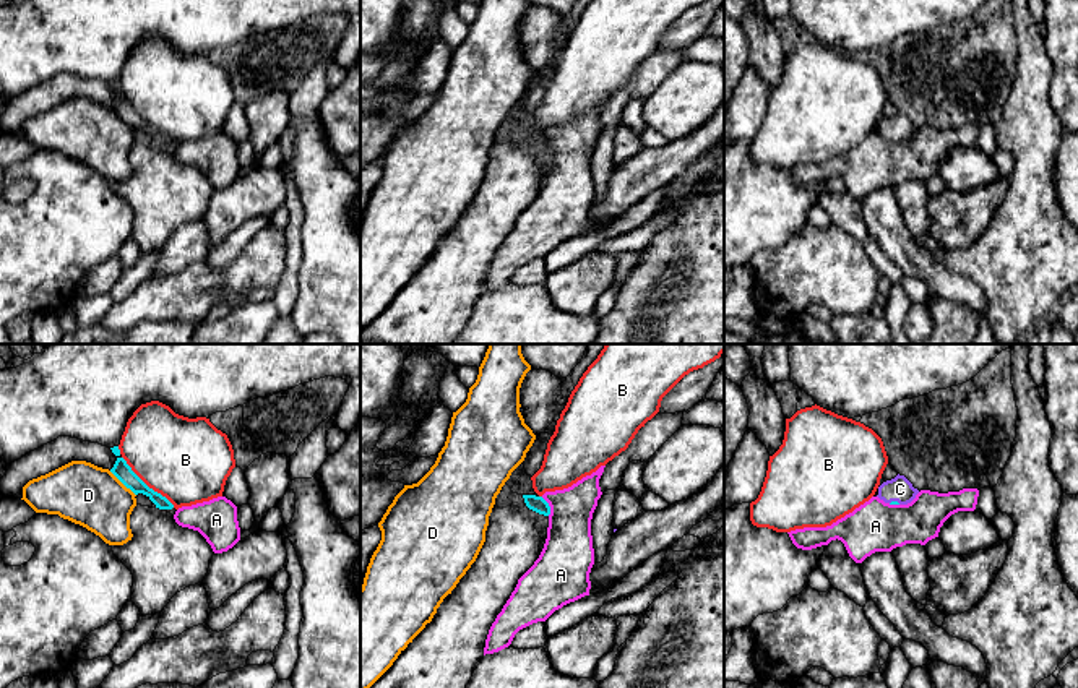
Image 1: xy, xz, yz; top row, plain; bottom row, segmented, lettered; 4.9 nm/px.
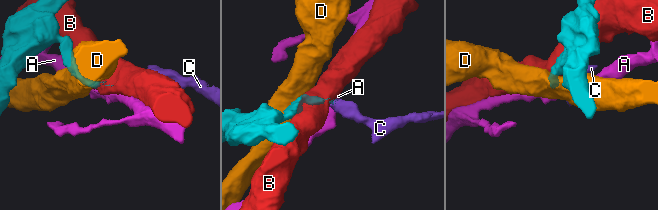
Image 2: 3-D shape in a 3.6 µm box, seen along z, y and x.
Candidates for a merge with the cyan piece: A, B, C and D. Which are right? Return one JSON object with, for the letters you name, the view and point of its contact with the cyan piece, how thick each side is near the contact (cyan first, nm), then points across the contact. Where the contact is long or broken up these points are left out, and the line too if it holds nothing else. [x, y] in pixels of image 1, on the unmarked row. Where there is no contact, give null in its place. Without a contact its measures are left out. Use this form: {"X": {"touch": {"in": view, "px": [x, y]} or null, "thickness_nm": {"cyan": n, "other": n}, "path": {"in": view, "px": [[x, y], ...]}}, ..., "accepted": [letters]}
{"C": {"touch": {"in": "yz", "px": [895, 138]}, "thickness_nm": {"cyan": 20, "other": 120}, "path": {"in": "yz", "px": [[892, 138], [895, 138], [895, 130], [900, 125]]}}, "accepted": ["C"]}

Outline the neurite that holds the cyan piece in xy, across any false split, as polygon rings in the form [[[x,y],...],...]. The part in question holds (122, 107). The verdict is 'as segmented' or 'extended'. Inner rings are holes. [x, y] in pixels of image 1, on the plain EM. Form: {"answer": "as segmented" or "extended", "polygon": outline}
{"answer": "as segmented", "polygon": [[[117,94],[114,104],[110,109],[127,123],[130,125],[135,131],[143,130],[146,131],[159,146],[172,146],[174,141],[162,133],[161,130],[154,128],[149,125],[127,101],[123,94]]]}

